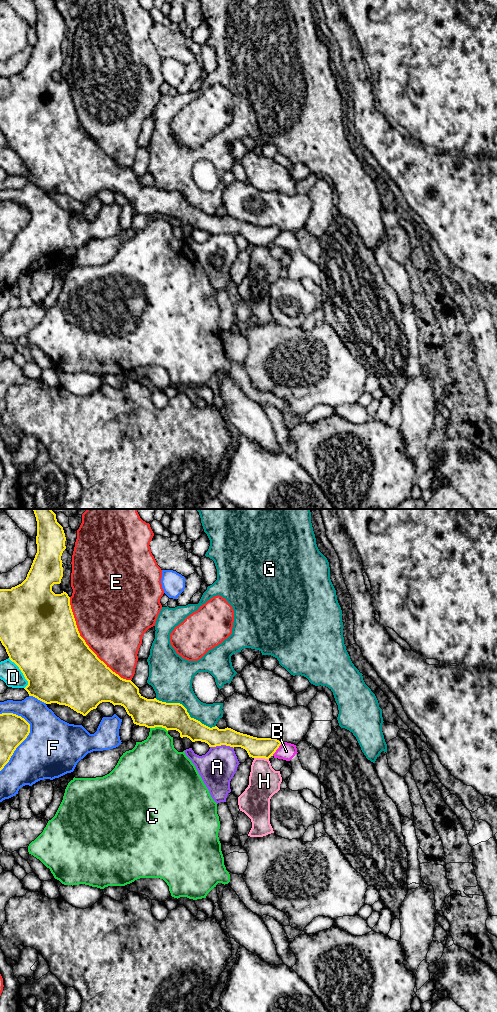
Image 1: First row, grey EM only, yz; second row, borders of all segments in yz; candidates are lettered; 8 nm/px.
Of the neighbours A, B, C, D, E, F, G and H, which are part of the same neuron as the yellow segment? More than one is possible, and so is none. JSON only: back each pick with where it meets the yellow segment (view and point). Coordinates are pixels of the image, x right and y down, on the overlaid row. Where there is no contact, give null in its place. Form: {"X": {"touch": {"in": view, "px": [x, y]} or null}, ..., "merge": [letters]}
{"merge": []}

